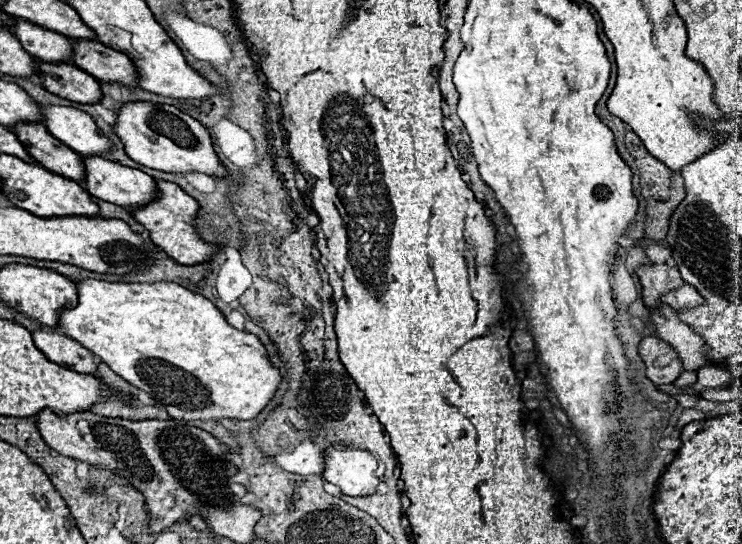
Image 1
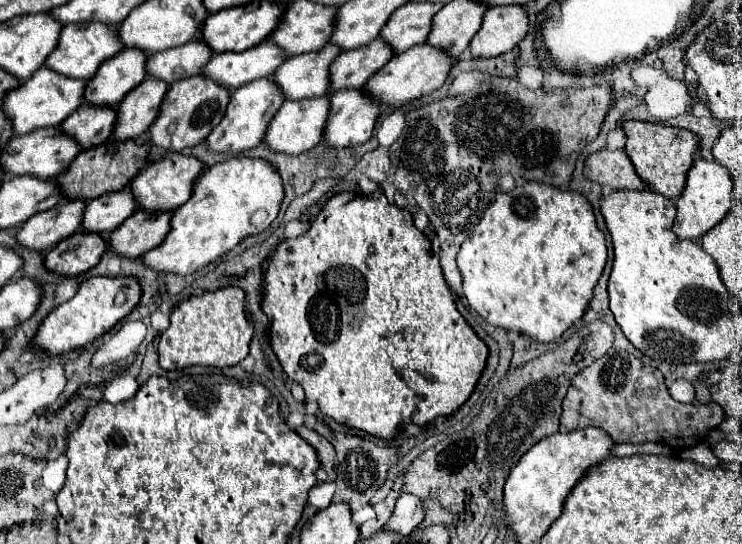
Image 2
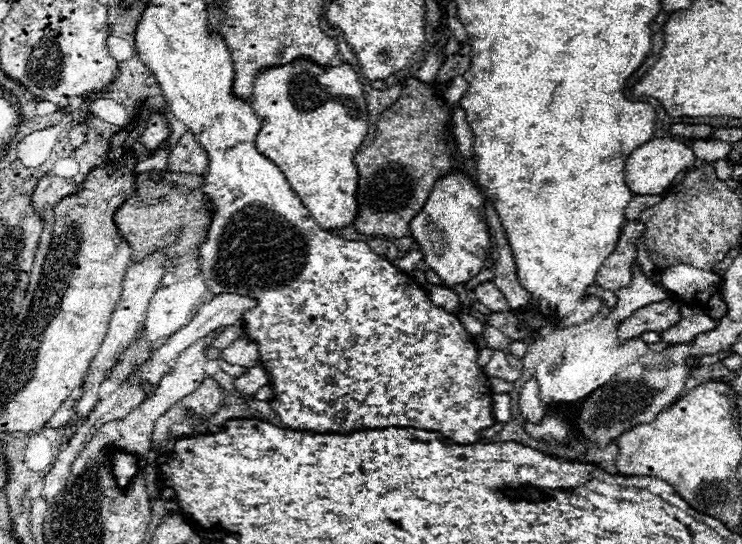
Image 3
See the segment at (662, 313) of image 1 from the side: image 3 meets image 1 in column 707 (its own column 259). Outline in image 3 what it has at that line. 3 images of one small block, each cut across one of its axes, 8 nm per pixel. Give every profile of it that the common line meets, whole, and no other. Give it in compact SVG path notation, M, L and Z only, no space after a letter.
M242 330L240 338L230 348L222 350L220 354L228 364L236 364L236 366L244 366L244 368L254 368L254 366L262 364L260 354L258 354L258 344L250 340L246 330Z

